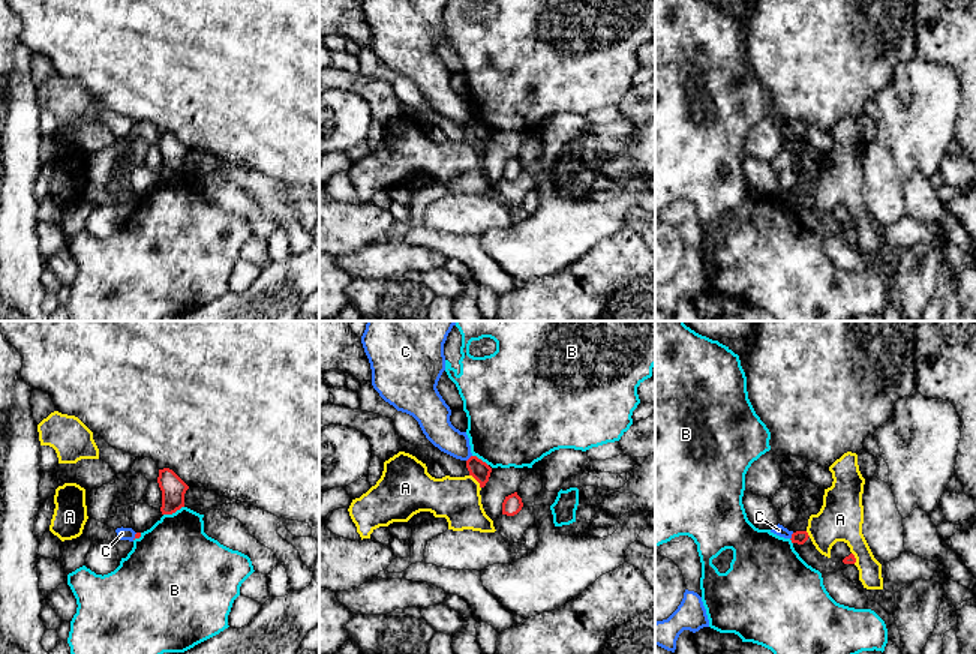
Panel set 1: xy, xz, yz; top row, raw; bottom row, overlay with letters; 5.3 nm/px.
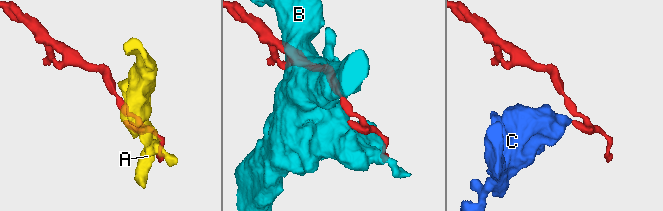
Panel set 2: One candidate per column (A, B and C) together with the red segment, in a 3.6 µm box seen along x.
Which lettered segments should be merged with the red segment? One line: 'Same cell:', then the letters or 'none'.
Same cell: none

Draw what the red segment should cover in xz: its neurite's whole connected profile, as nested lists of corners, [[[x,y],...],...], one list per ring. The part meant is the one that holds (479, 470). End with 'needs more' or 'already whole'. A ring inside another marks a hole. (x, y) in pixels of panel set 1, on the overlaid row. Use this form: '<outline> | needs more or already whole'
[[[471,456],[466,460],[466,468],[469,471],[469,476],[472,476],[480,483],[480,488],[484,488],[489,482],[492,468],[477,456]]] | already whole

